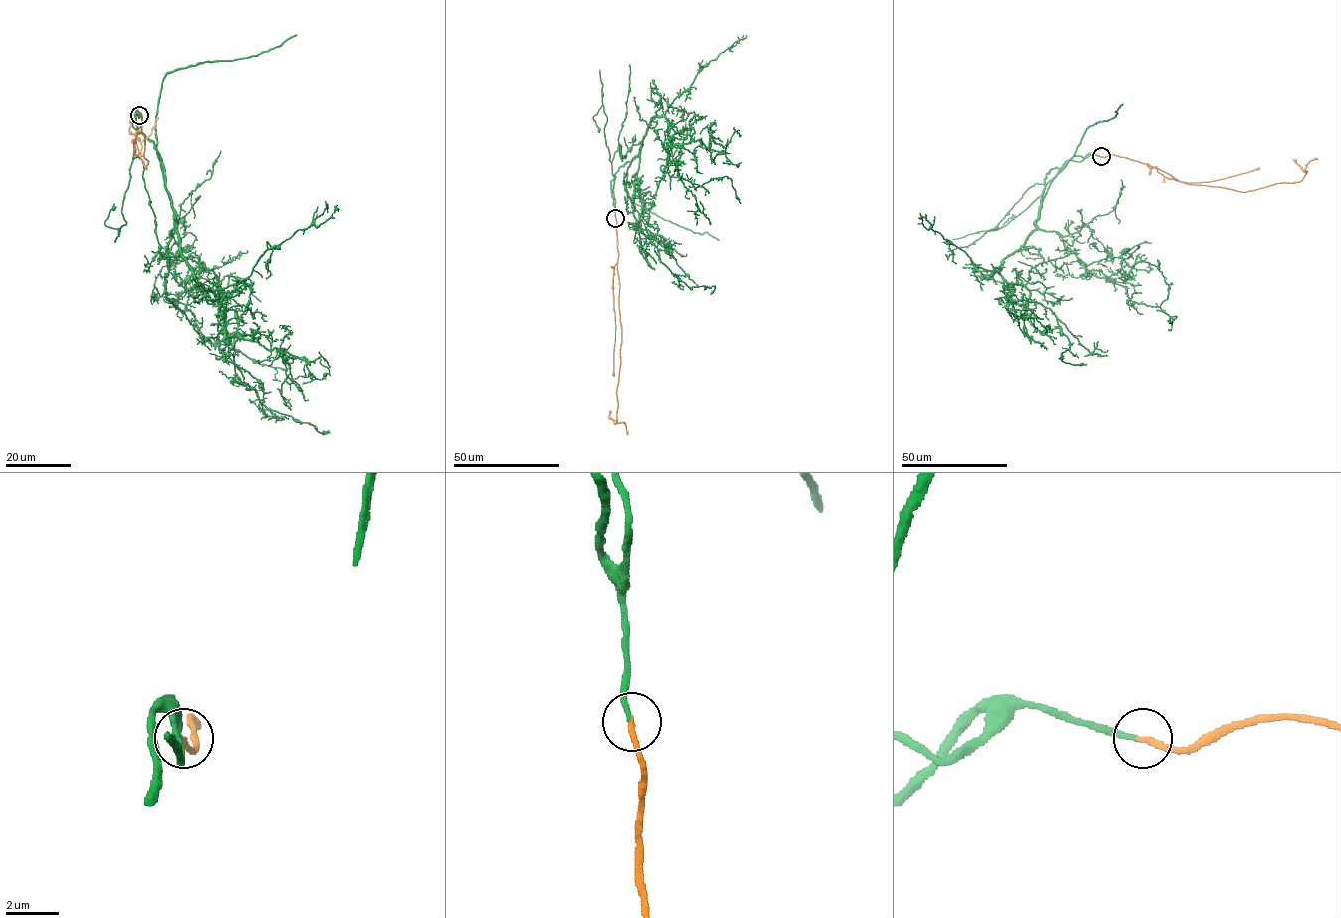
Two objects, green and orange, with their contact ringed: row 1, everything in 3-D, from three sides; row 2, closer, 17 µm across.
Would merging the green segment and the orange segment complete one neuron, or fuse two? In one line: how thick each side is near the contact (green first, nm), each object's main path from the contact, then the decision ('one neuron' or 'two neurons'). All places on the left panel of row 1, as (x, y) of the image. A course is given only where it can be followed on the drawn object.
190/220 nm | green via (139, 115), (180, 251), (239, 337), (234, 372), (271, 409), (330, 432) | orange via (139, 115), (146, 169), (140, 156), (142, 141), (150, 134), (157, 119) | one neuron

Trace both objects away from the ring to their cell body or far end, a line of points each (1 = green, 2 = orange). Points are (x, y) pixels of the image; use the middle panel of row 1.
1: (615, 218), (615, 174), (654, 117), (680, 146), (678, 175), (695, 187), (727, 176), (740, 203)
2: (615, 218), (621, 336), (616, 416), (617, 422), (623, 422), (626, 427), (627, 435)

